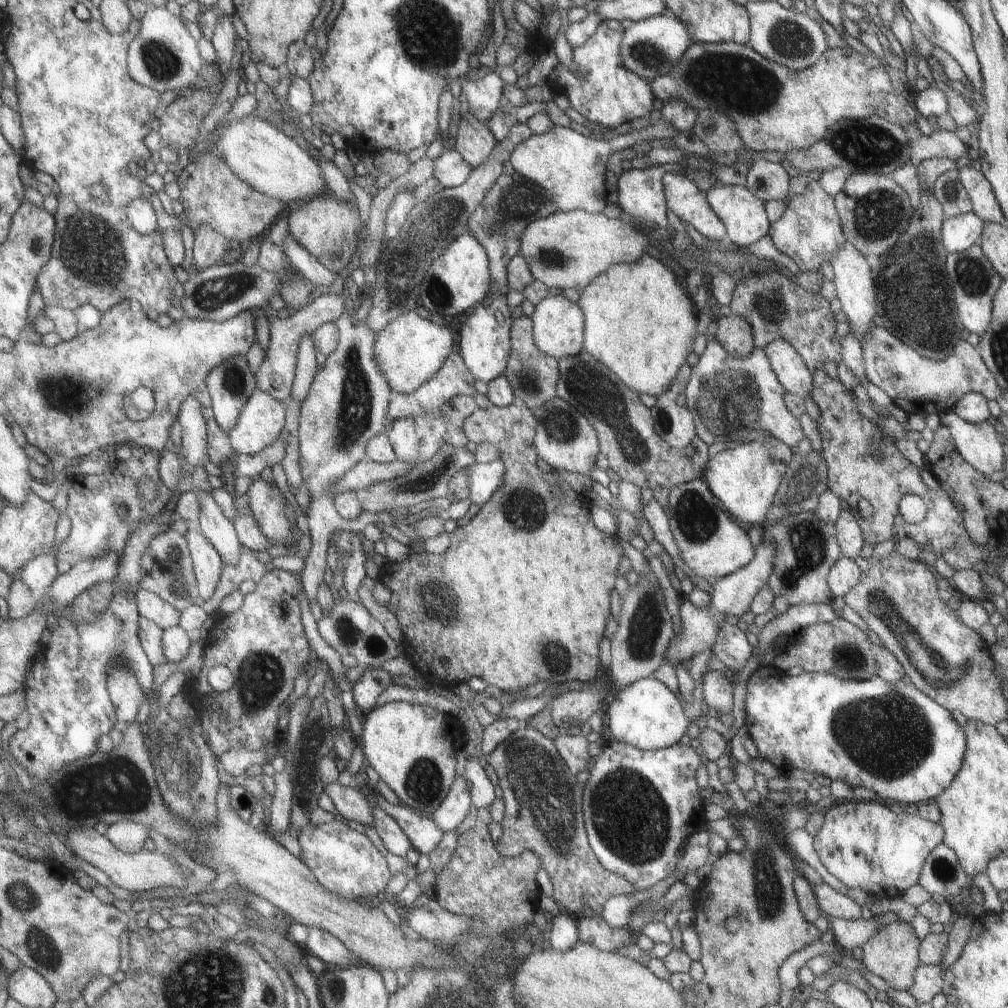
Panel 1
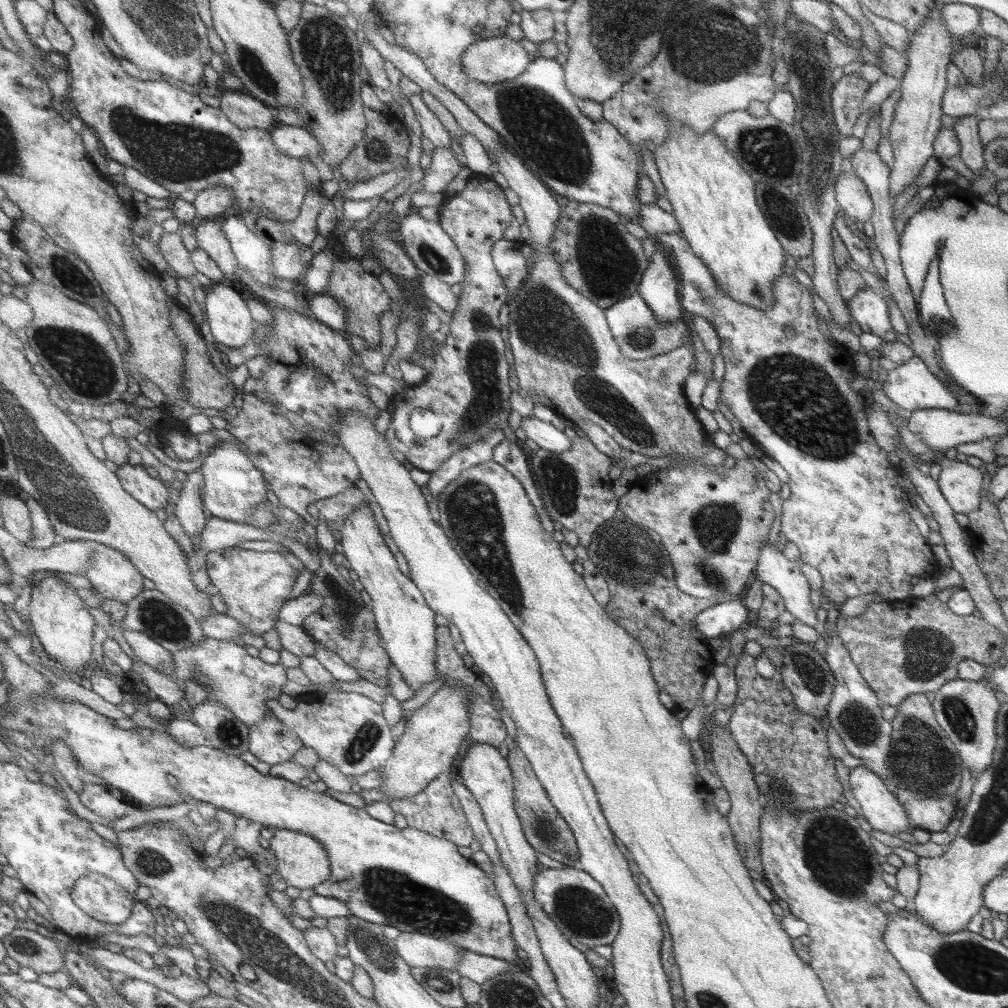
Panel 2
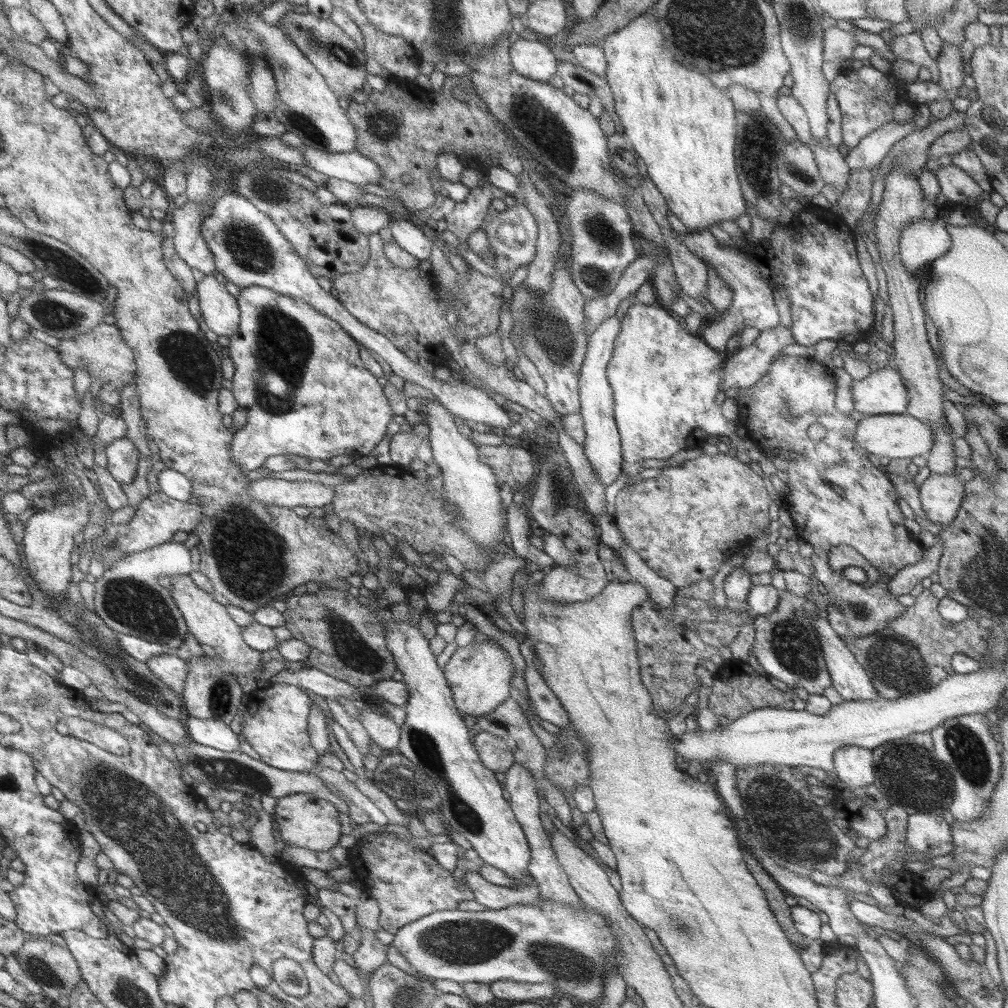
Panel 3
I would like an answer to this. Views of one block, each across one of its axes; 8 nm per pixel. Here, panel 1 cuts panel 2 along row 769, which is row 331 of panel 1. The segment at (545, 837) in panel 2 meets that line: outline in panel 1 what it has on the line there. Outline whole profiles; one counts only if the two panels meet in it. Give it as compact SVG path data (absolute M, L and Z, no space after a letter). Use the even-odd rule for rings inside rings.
M524 315L513 318L510 322L511 353L508 355L507 369L504 378L512 390L513 404L520 404L533 410L543 405L554 396L554 387L558 378L557 362L552 357L539 353L532 342L531 324Z

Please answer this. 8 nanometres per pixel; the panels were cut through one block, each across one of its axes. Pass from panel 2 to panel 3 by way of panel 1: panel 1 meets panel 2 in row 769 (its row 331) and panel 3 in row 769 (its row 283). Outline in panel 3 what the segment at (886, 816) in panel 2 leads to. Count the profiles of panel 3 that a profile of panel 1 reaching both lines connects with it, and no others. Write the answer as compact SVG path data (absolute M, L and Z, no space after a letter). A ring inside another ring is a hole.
M845 746L832 755L836 778L847 788L863 788L873 782L872 753L865 748Z

